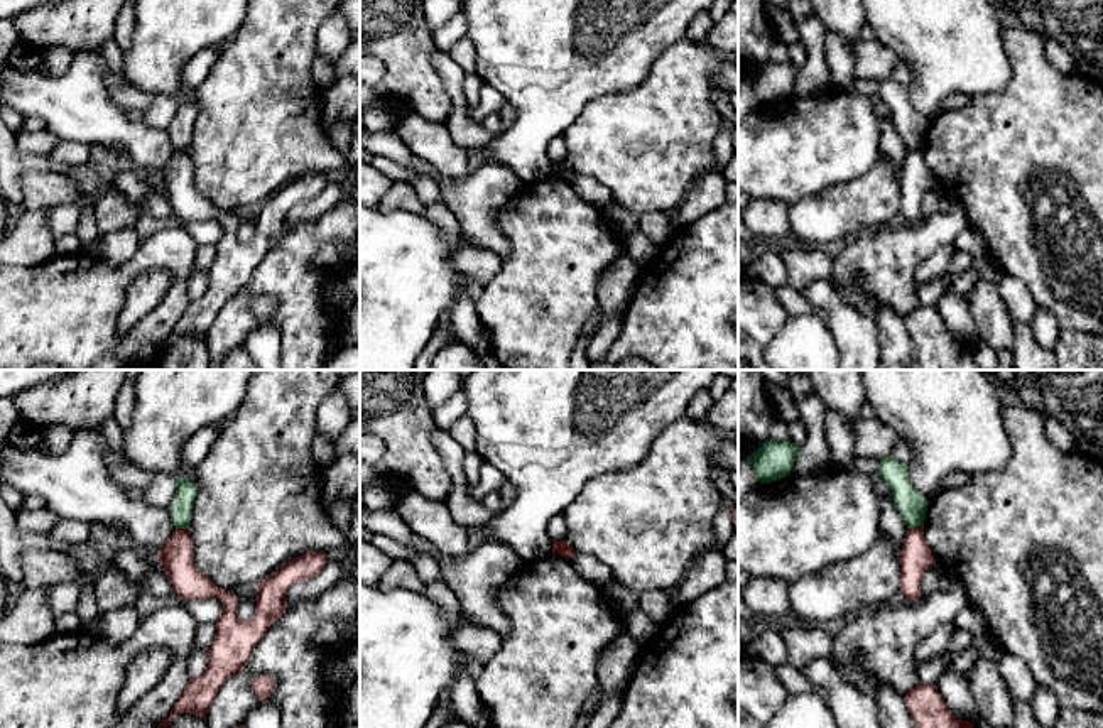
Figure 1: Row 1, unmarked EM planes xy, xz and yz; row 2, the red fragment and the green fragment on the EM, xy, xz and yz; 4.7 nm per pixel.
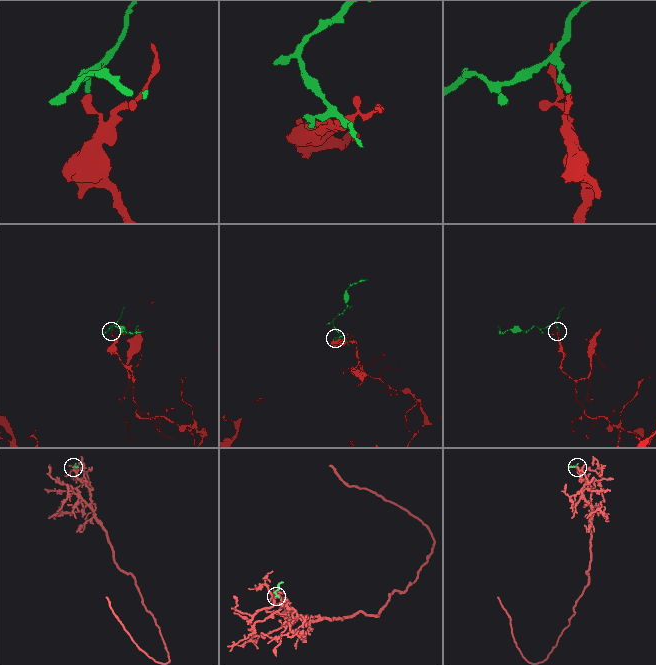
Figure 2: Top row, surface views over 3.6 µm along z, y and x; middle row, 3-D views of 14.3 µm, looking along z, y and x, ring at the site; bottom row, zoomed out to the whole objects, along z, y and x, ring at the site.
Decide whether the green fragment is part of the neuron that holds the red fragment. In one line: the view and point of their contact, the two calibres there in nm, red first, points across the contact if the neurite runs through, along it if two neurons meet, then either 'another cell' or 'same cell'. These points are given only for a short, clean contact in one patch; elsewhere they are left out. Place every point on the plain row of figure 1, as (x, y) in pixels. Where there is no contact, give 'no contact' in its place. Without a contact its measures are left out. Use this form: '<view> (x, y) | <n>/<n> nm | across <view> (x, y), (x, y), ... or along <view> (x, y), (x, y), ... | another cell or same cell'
yz (918, 149) | 150/140 nm | along yz (923, 146), (909, 151) | another cell

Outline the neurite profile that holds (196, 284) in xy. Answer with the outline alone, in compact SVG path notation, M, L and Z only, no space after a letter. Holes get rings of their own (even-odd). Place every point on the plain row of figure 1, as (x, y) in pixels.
M193 270L186 282L186 292L189 301L199 299L208 289L208 275L201 270Z

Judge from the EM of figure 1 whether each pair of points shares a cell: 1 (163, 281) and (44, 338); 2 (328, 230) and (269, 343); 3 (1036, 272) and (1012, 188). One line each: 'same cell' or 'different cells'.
1: different cells
2: different cells
3: same cell

